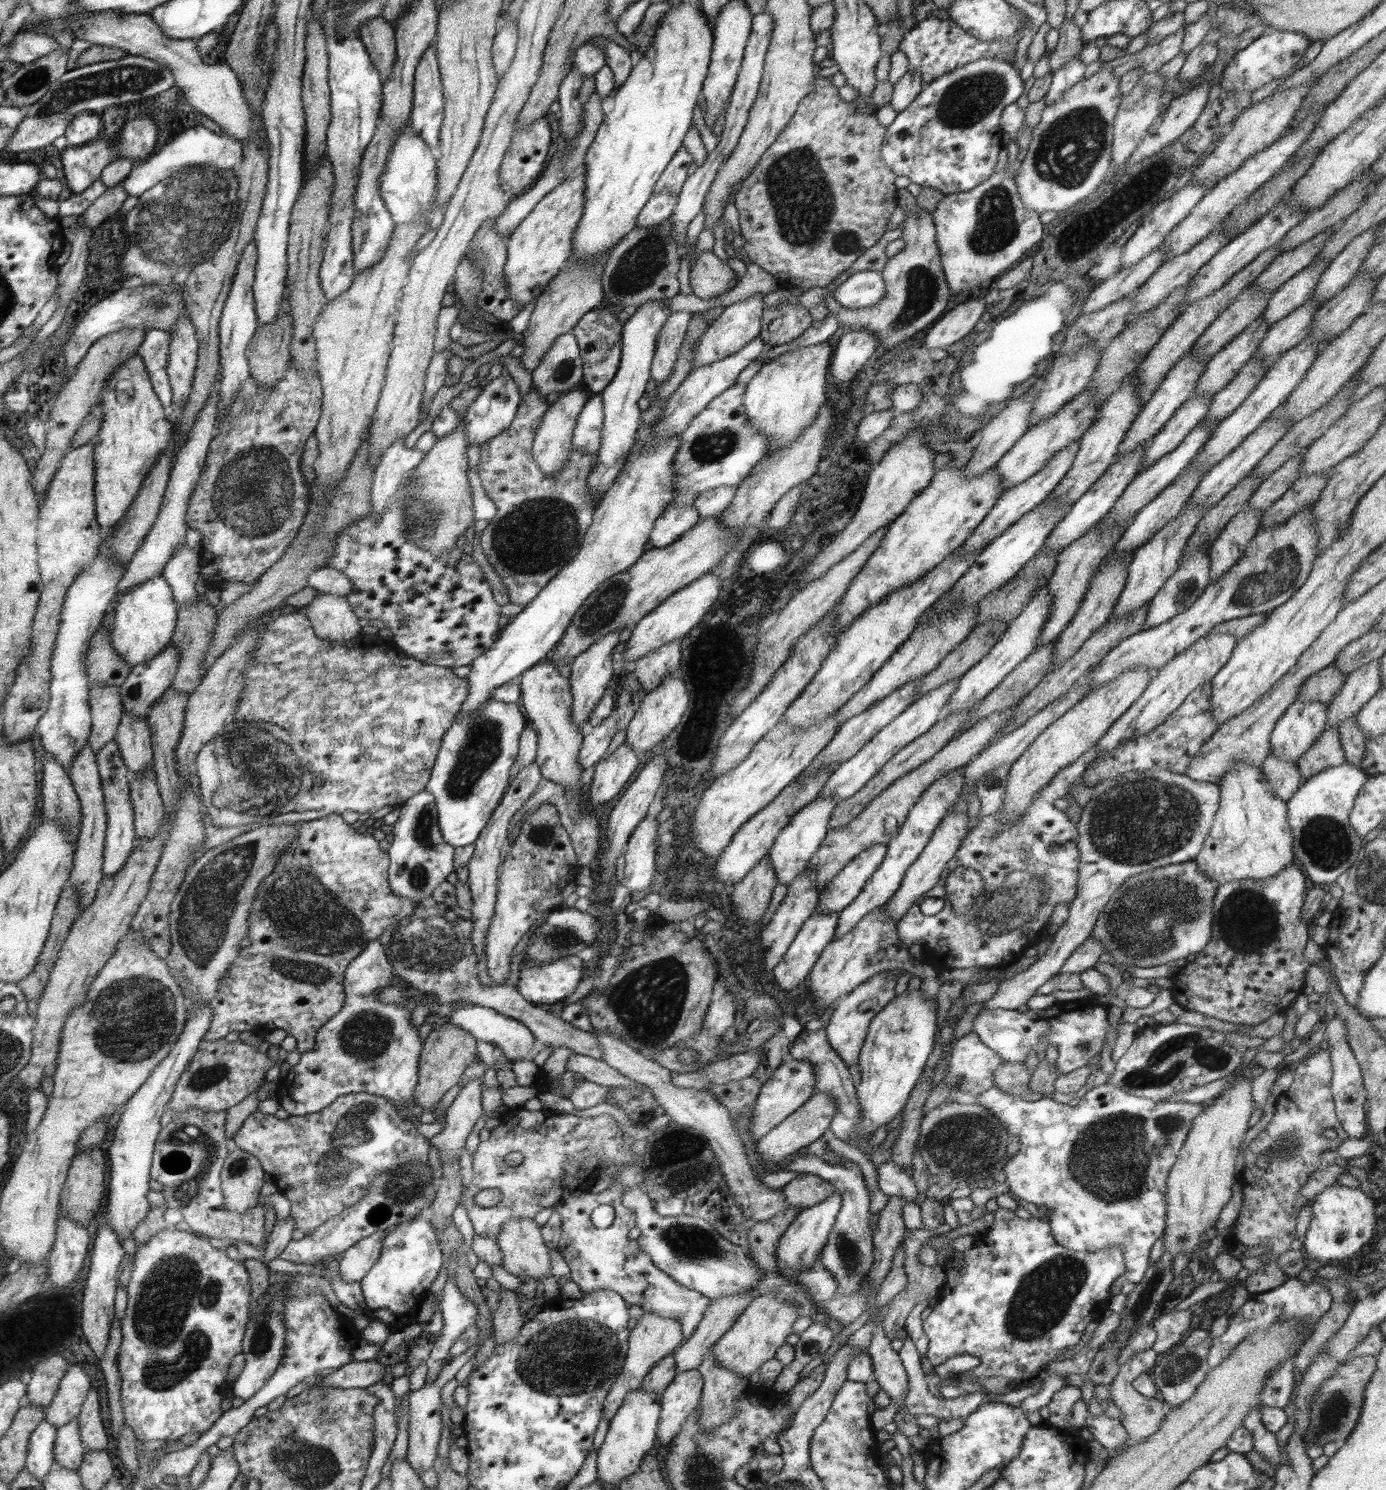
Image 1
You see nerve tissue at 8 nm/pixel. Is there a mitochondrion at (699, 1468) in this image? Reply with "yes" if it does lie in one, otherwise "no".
yes

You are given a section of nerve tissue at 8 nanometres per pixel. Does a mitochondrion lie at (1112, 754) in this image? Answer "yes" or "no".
no

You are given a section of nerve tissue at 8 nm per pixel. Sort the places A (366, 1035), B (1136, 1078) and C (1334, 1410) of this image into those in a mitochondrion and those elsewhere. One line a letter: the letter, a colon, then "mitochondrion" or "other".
A: mitochondrion
B: mitochondrion
C: mitochondrion

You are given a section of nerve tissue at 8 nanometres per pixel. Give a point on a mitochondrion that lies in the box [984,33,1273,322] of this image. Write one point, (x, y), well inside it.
(1067, 151)

